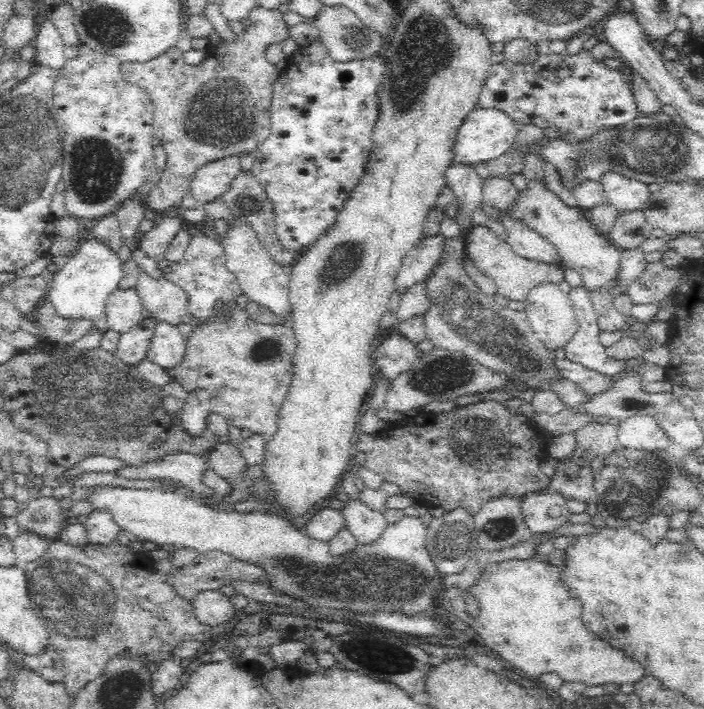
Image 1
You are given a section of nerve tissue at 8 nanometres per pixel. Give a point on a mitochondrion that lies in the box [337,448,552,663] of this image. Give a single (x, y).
(450, 540)

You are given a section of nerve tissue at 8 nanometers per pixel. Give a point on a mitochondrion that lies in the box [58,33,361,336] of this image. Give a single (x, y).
(222, 115)

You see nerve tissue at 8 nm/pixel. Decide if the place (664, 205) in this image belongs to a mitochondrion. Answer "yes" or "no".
yes

